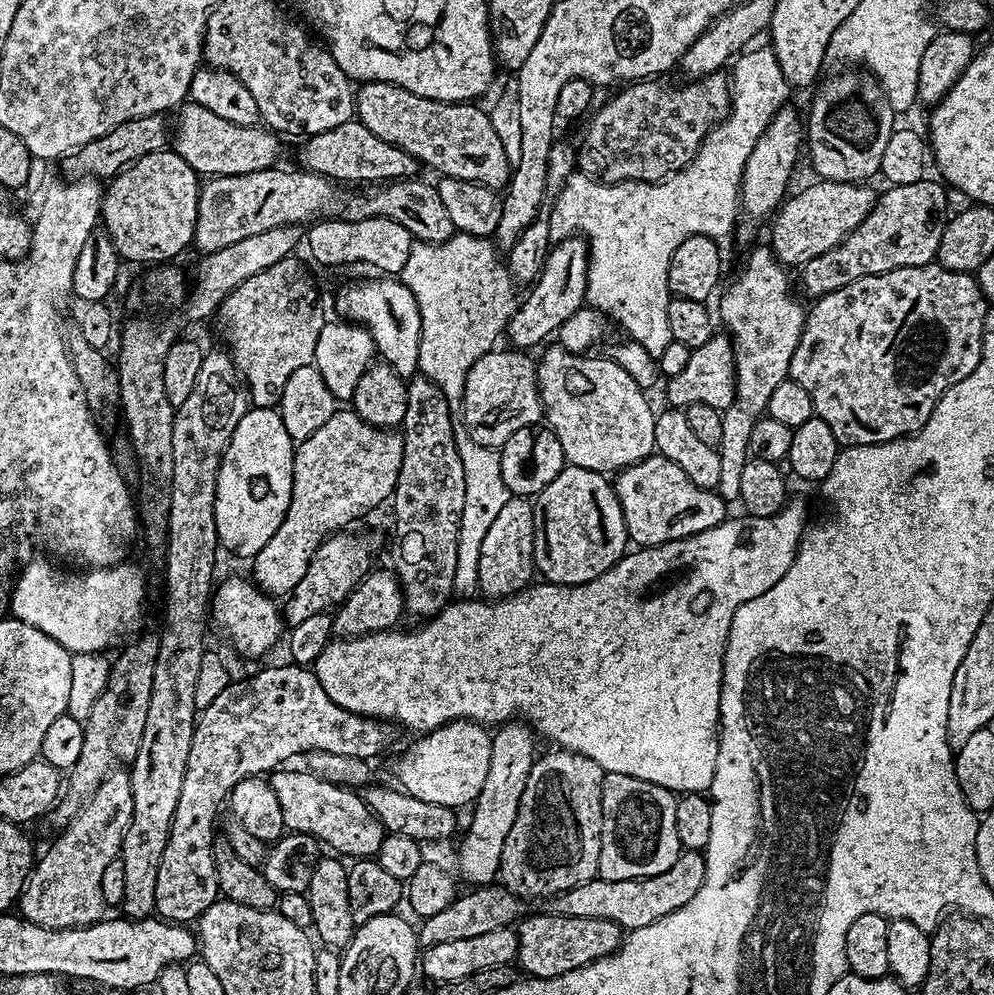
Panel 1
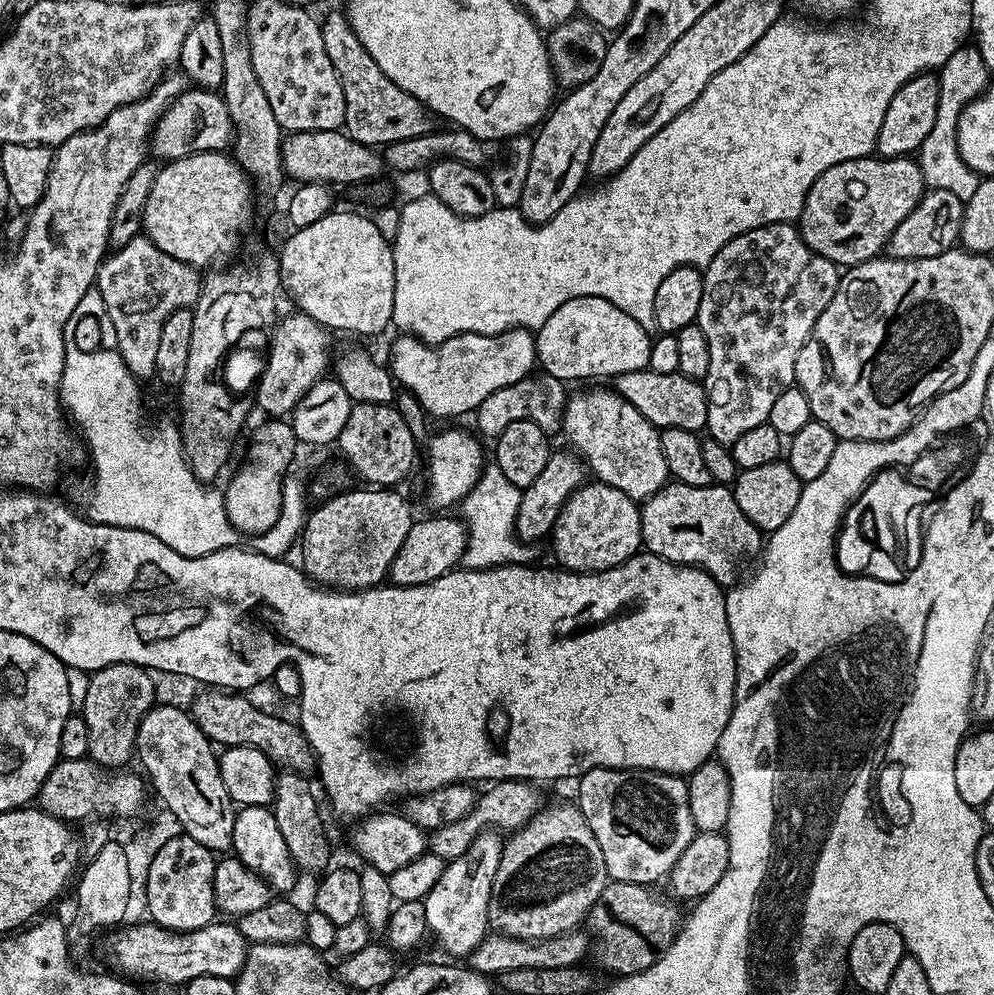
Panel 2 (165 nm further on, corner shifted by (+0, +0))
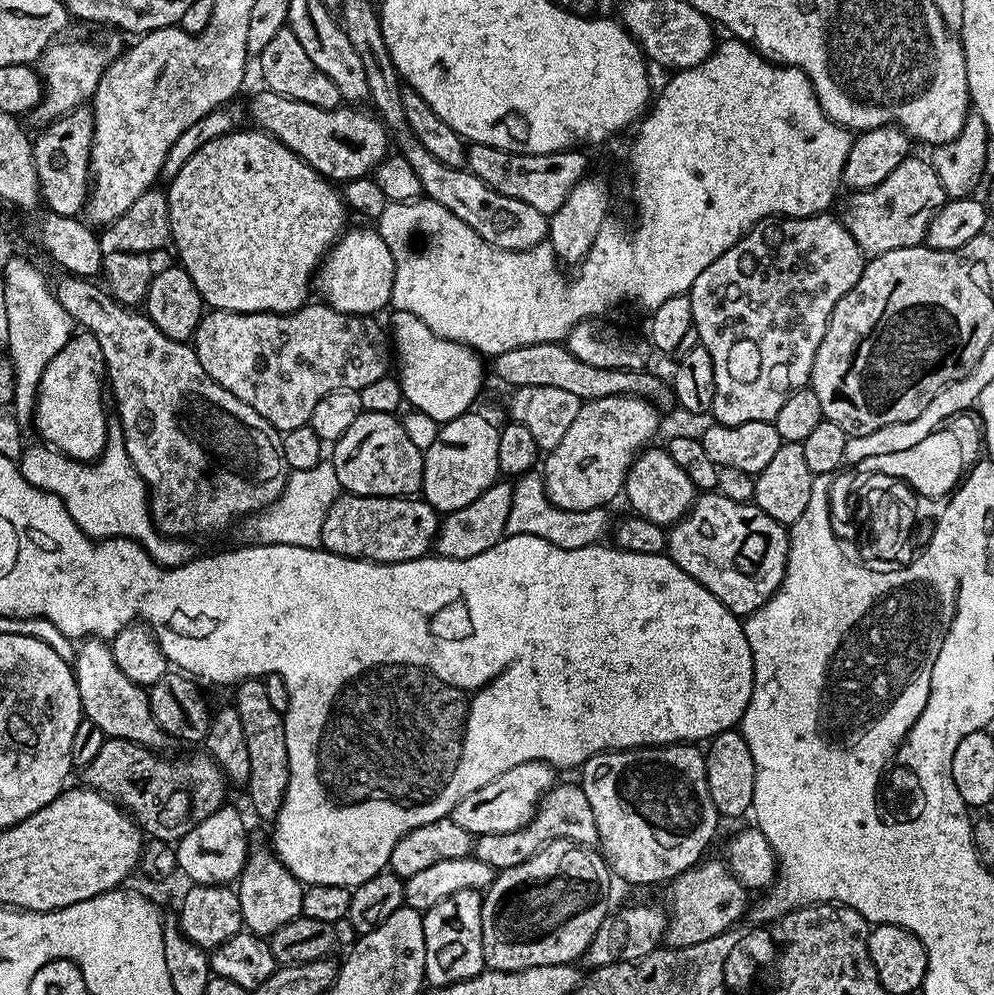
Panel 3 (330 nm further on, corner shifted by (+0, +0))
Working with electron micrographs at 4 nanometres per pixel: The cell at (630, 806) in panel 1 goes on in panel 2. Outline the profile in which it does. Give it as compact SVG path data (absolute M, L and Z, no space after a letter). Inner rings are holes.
M595 768L579 777L578 784L578 807L590 830L594 830L594 838L598 838L598 846L602 850L609 877L612 880L649 886L655 885L655 880L663 881L678 862L682 850L690 846L692 837L697 833L694 818L690 816L687 779L683 776L672 776L668 772L650 772L635 768Z

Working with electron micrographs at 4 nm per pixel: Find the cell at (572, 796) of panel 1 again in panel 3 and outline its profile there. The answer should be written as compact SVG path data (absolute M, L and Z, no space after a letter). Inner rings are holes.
M569 840L550 842L539 848L530 858L526 858L526 862L518 862L518 866L510 866L506 870L496 872L491 886L483 893L482 954L485 965L493 972L517 972L534 966L554 966L555 964L571 964L579 961L583 957L586 946L590 946L594 934L598 934L598 926L602 926L602 922L609 914L608 899L612 896L612 883L614 883L614 877L603 855L595 847L575 844Z

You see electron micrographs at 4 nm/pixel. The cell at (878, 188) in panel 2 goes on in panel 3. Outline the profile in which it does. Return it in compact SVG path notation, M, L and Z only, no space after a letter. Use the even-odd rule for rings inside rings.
M927 159L904 160L878 186L861 192L853 191L852 196L838 212L838 218L850 230L850 238L858 242L865 257L881 256L890 250L914 248L924 244L924 235L928 232L930 218L936 209L944 205L946 195L938 174Z

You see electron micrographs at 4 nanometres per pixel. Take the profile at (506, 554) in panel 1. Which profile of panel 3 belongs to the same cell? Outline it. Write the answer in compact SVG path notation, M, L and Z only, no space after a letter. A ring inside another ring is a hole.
M611 396L583 401L578 410L578 418L574 418L570 430L566 430L562 442L558 442L558 446L554 446L554 450L547 453L542 460L544 492L550 498L550 502L562 510L581 512L591 508L604 508L615 496L619 497L628 467L655 441L652 439L660 428L660 416L656 412L659 412L657 405L642 396Z

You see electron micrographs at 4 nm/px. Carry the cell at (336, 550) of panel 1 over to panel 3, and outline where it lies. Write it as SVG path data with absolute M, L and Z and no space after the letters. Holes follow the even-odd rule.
M341 494L326 514L322 525L320 547L326 552L348 556L352 560L371 560L374 564L397 564L423 560L436 539L438 512L423 498L407 496L353 496Z

